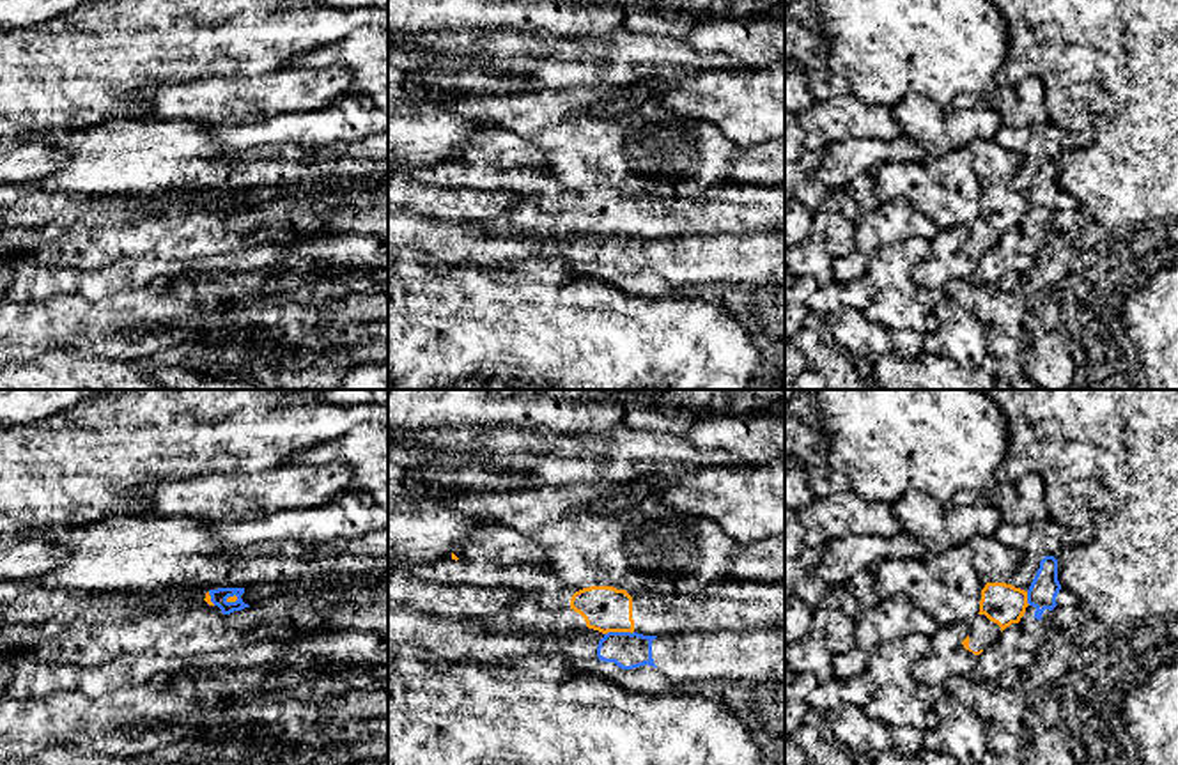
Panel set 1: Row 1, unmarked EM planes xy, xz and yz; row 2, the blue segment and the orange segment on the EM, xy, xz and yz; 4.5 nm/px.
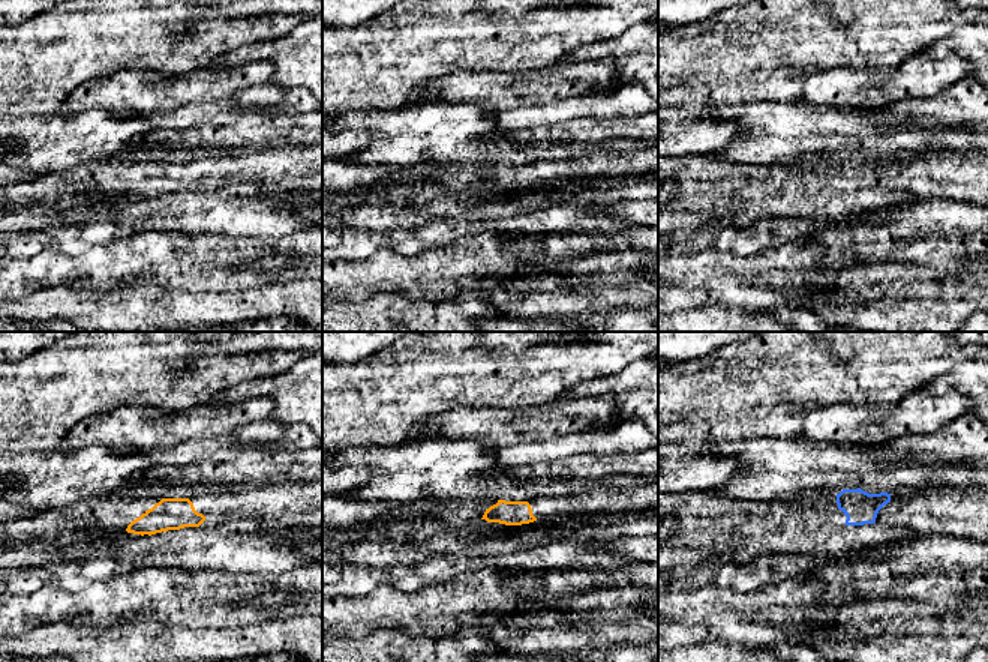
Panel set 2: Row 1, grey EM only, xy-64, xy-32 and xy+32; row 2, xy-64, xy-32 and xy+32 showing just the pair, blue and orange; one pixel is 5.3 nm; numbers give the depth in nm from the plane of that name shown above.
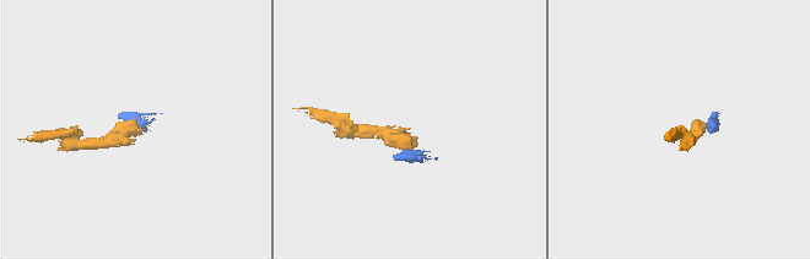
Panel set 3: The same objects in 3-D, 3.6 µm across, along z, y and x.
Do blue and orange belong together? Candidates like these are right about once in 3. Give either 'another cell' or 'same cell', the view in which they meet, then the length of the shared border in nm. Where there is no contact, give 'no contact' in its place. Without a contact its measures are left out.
another cell | xz | 140 nm

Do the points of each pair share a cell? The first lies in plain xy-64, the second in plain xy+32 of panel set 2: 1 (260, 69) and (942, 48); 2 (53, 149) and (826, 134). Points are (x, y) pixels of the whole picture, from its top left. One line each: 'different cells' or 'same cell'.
1: different cells
2: same cell

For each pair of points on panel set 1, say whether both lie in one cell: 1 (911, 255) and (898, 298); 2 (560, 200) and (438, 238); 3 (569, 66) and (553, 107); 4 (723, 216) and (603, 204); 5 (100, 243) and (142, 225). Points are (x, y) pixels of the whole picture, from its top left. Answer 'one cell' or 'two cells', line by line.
1: one cell
2: two cells
3: two cells
4: one cell
5: one cell

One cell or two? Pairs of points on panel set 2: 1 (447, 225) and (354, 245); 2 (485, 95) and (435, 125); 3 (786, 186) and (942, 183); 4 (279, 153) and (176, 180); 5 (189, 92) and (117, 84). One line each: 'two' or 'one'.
1: one
2: two
3: one
4: one
5: one

